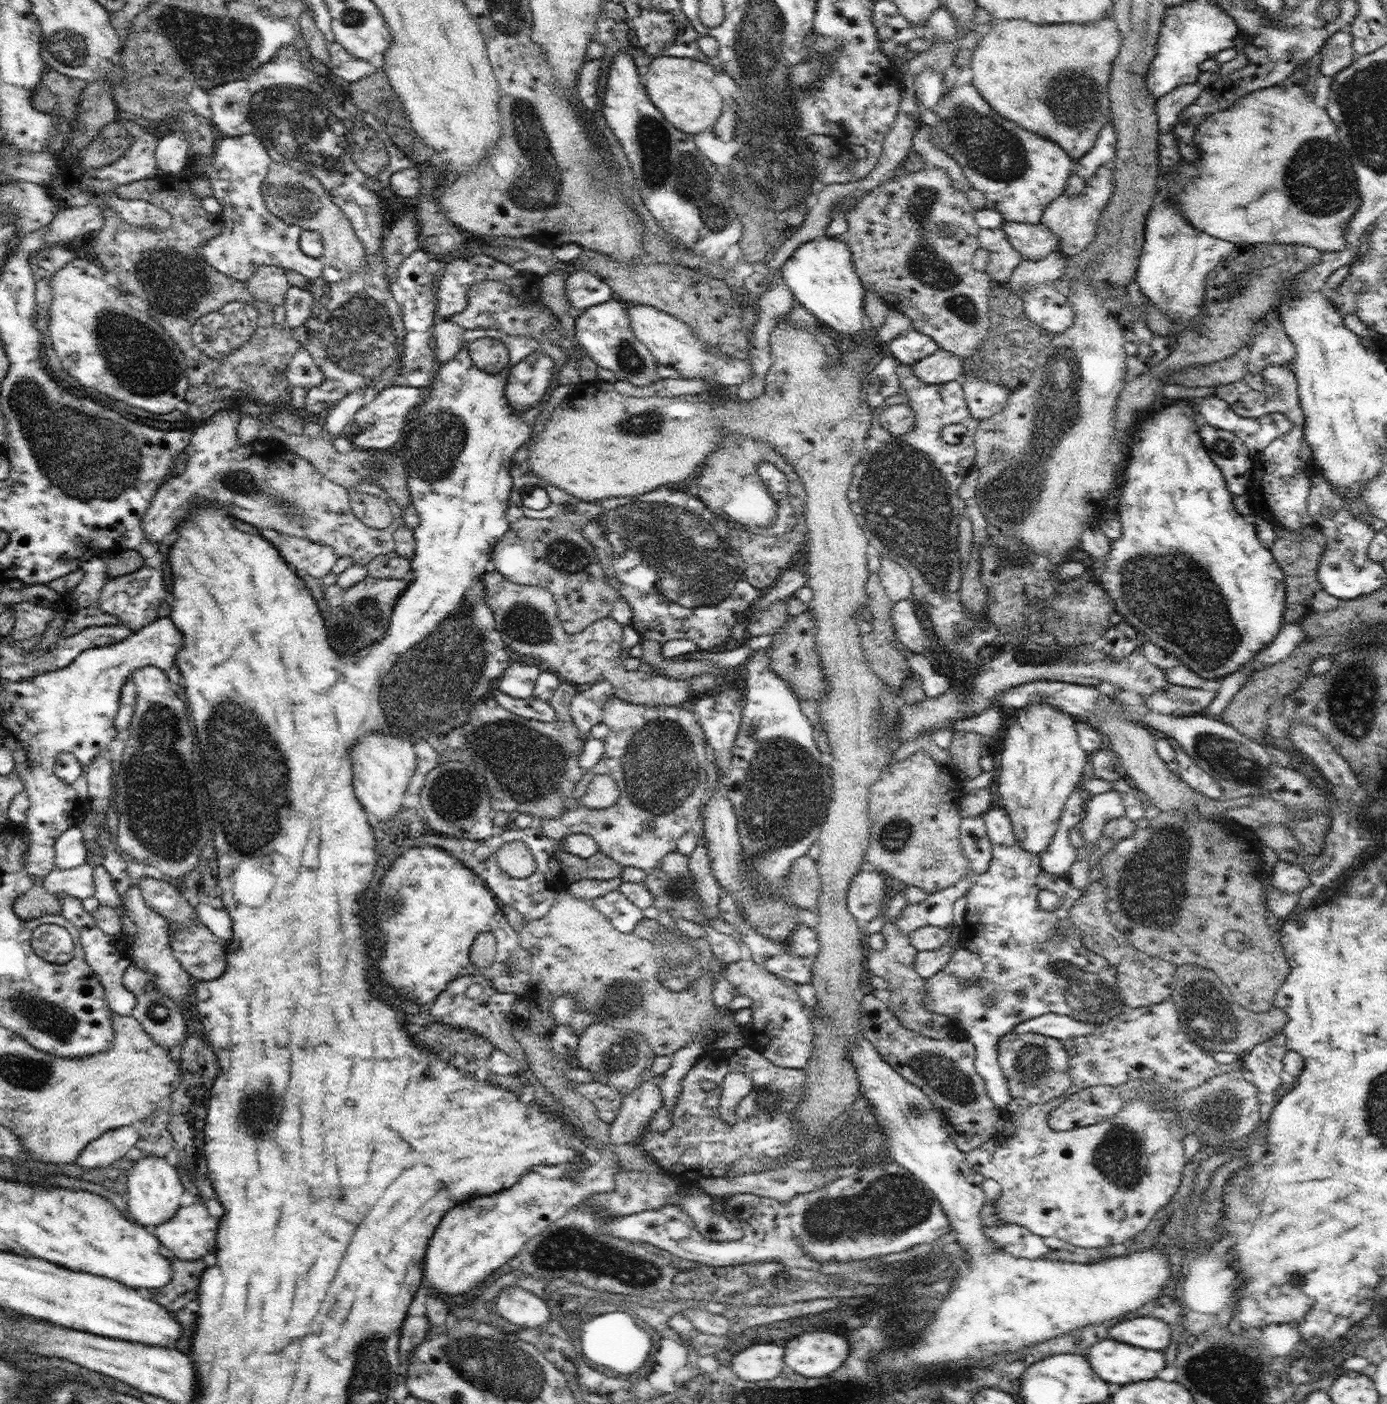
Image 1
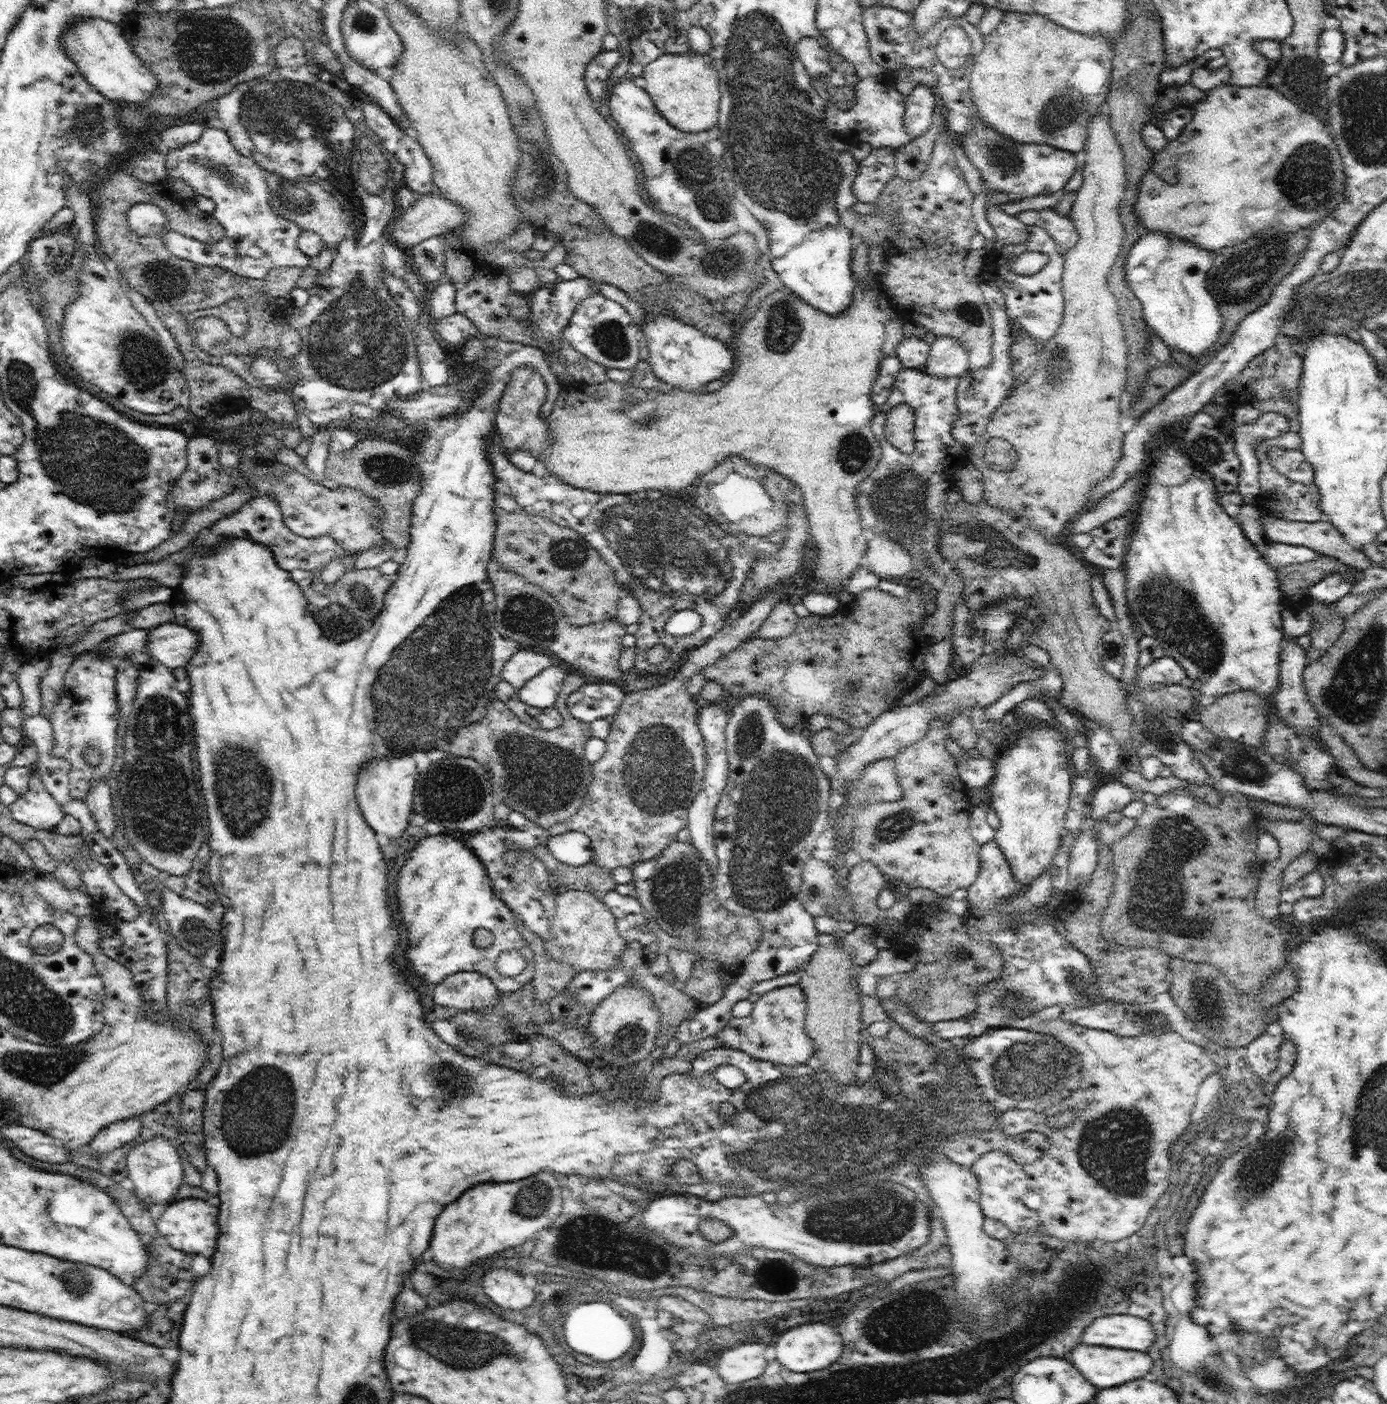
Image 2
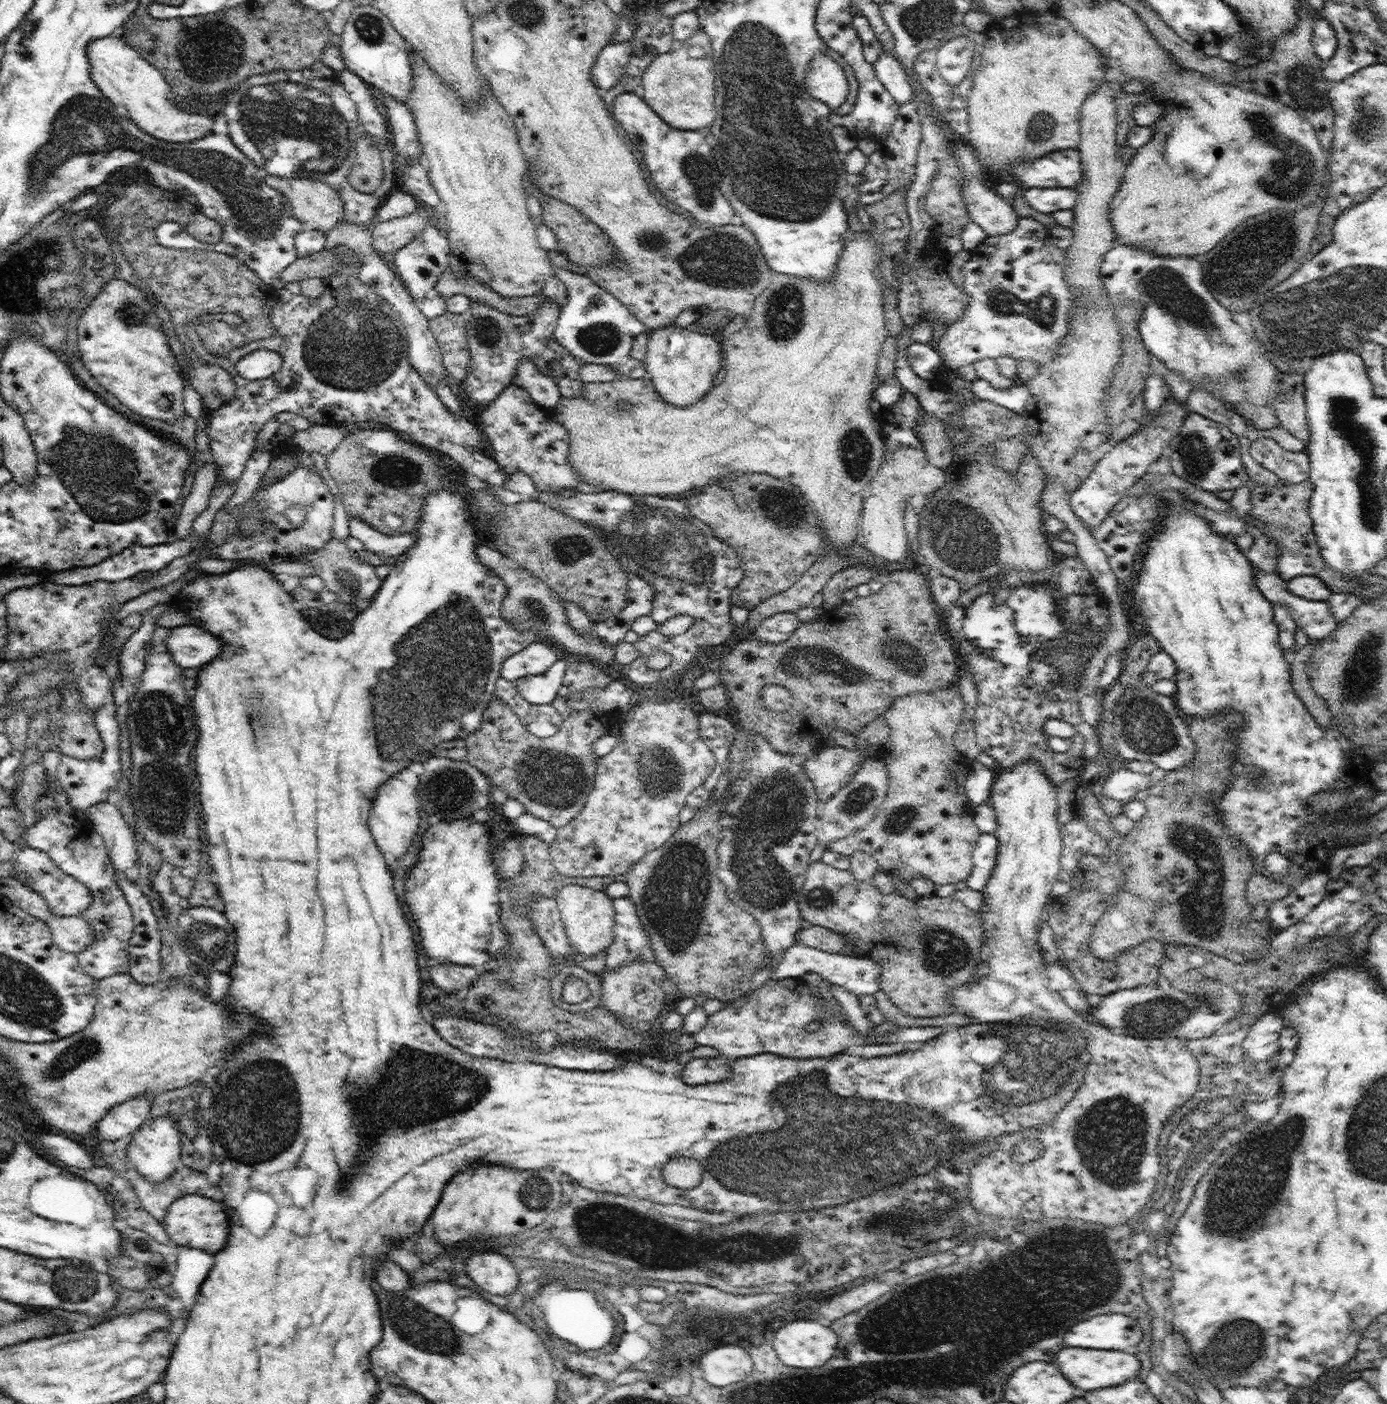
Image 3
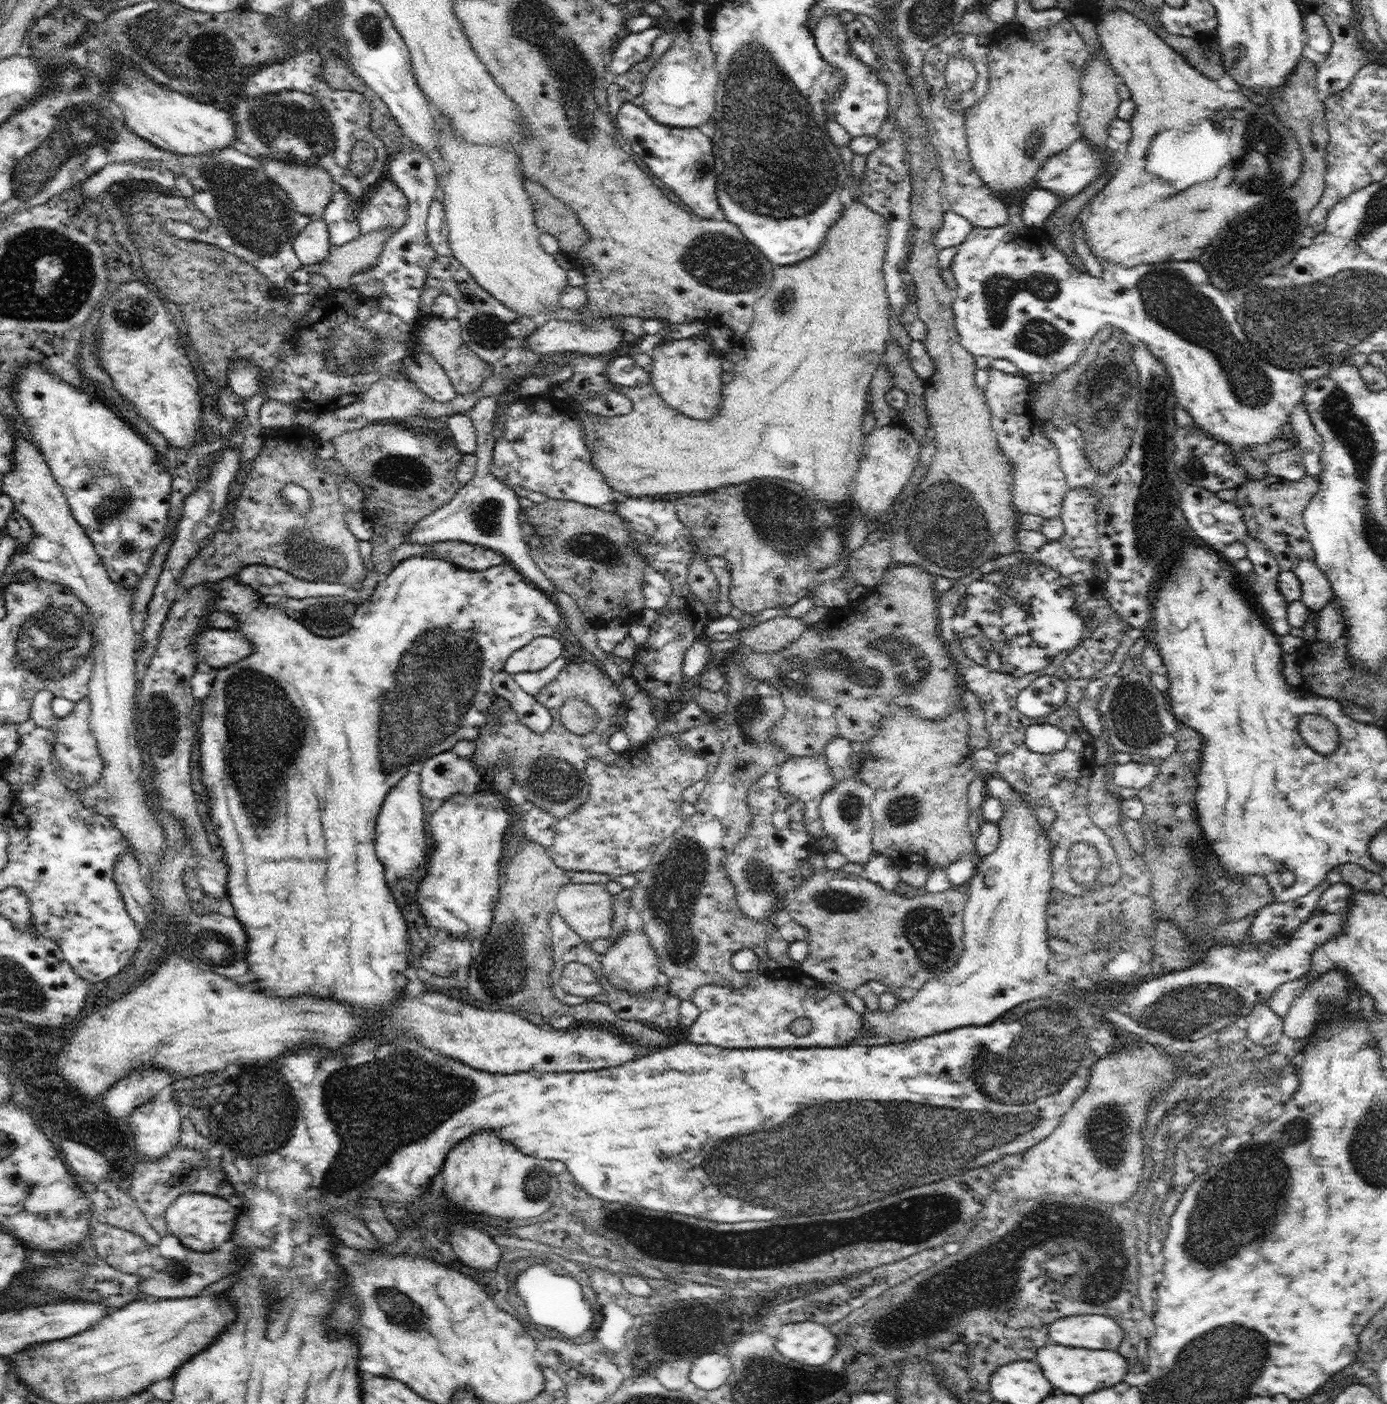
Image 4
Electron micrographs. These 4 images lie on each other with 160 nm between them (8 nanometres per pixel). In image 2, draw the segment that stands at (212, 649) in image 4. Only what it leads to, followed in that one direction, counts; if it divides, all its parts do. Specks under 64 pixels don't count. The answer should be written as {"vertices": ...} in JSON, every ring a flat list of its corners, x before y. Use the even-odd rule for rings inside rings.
{"vertices":[[176,622,156,625,149,629,147,649,150,657,171,669,185,667,196,654,198,635]]}

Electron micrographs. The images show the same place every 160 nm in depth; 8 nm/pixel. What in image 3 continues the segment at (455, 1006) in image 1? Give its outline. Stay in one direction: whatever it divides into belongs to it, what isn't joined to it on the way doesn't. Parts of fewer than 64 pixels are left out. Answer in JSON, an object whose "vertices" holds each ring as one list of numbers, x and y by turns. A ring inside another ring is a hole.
{"vertices":[[439,964,432,967,430,980,440,991,455,997,465,986,471,987,473,982,479,977,478,971,474,967,461,966,458,964]]}

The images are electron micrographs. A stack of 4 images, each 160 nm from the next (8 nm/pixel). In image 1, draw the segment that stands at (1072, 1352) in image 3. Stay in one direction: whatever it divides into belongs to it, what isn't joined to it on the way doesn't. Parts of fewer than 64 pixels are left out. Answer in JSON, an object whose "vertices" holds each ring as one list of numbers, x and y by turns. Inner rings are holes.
{"vertices":[[1102,1340,1094,1344,1088,1350,1086,1358,1094,1372,1110,1384,1128,1384,1146,1378,1150,1380,1166,1366,1166,1358,1162,1352,1146,1352,1138,1346,1114,1340]]}

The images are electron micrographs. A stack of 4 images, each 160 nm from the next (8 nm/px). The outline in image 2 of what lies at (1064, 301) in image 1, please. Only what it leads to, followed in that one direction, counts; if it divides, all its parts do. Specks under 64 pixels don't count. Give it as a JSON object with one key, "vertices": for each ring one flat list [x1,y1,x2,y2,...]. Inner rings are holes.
{"vertices":[[1029,226,1031,236,1022,244,1000,245,998,250,990,249,985,258,983,268,977,280,995,282,1002,290,1006,299,1006,312,1011,322,1011,330,1016,327,1017,332,1012,332,1013,340,1018,341,1017,334,1022,329,1035,341,1049,341,1060,328,1063,321,1064,297,1062,292,1061,276,1063,275,1065,258,1057,249,1054,239,1038,226],[1025,252,1041,252,1046,256,1042,270,1038,274,1018,274,1011,269,1011,262]]}

